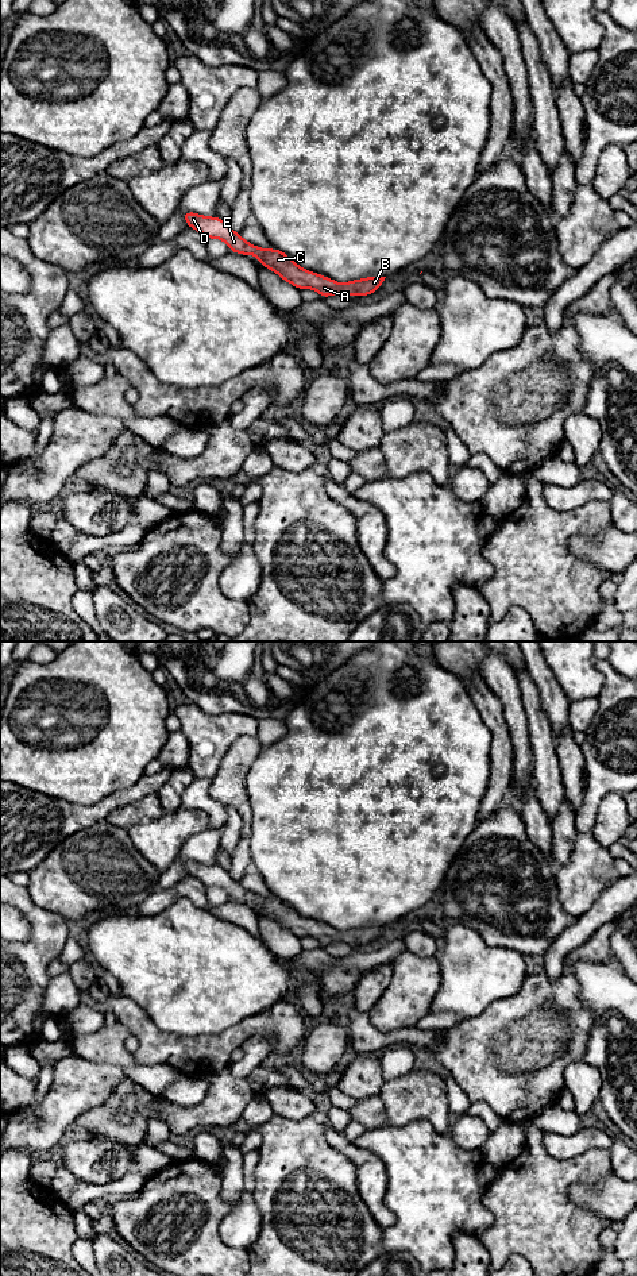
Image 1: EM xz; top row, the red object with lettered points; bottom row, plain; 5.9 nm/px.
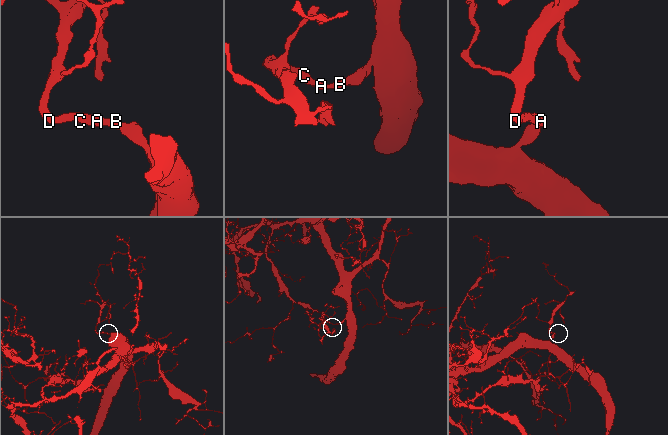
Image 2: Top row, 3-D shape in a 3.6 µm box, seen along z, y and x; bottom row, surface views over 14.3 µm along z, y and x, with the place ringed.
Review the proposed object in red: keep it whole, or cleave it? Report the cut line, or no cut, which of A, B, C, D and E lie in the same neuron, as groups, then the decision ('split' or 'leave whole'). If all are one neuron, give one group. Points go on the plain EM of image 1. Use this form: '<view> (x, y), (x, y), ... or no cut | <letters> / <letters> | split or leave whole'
no cut | A B C D E | leave whole

